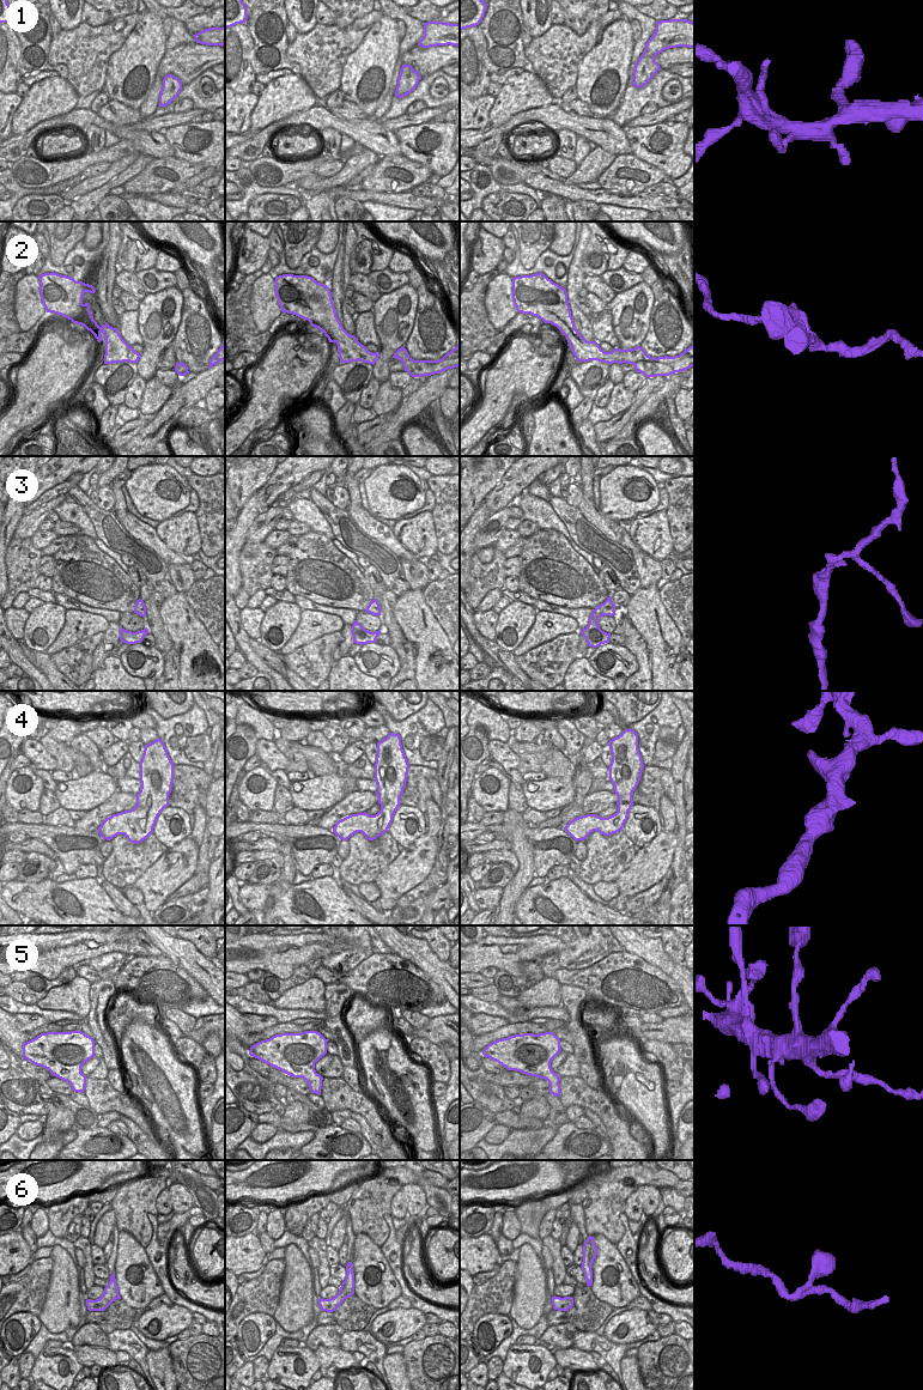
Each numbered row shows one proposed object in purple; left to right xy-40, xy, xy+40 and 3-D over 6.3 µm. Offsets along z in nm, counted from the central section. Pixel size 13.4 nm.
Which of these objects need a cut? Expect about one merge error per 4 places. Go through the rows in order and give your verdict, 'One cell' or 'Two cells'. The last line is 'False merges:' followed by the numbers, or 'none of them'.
1: One cell
2: One cell
3: One cell
4: One cell
5: Two cells
6: One cell
False merges: 5.

